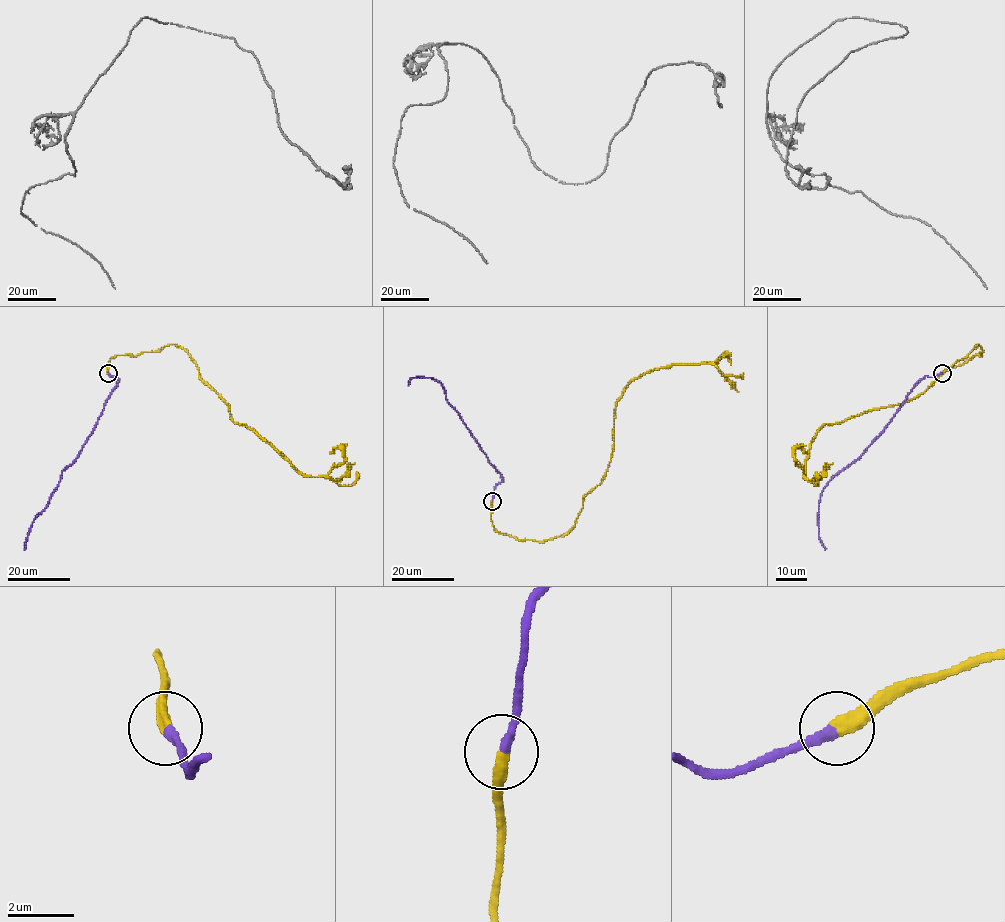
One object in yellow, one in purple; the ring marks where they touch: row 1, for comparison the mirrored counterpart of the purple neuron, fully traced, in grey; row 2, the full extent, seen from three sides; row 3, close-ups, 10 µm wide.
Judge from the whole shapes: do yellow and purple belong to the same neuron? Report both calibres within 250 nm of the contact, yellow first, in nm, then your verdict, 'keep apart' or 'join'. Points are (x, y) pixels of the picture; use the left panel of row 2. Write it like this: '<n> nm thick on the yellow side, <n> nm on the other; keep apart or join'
420 nm thick on the yellow side, 280 nm on the other; join

